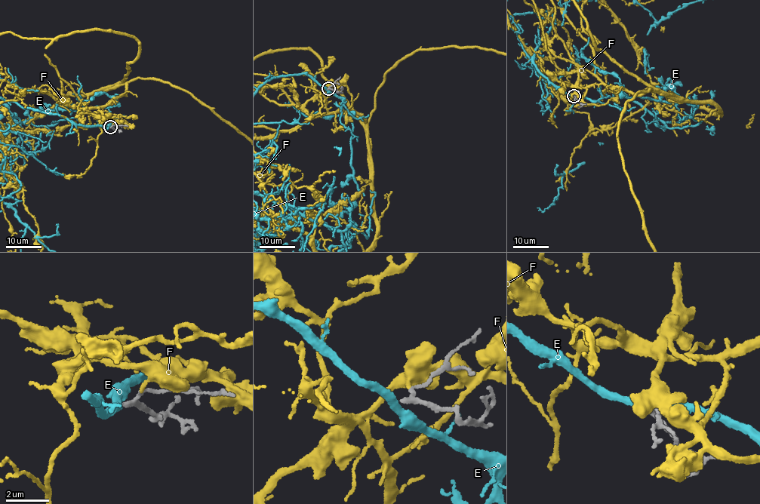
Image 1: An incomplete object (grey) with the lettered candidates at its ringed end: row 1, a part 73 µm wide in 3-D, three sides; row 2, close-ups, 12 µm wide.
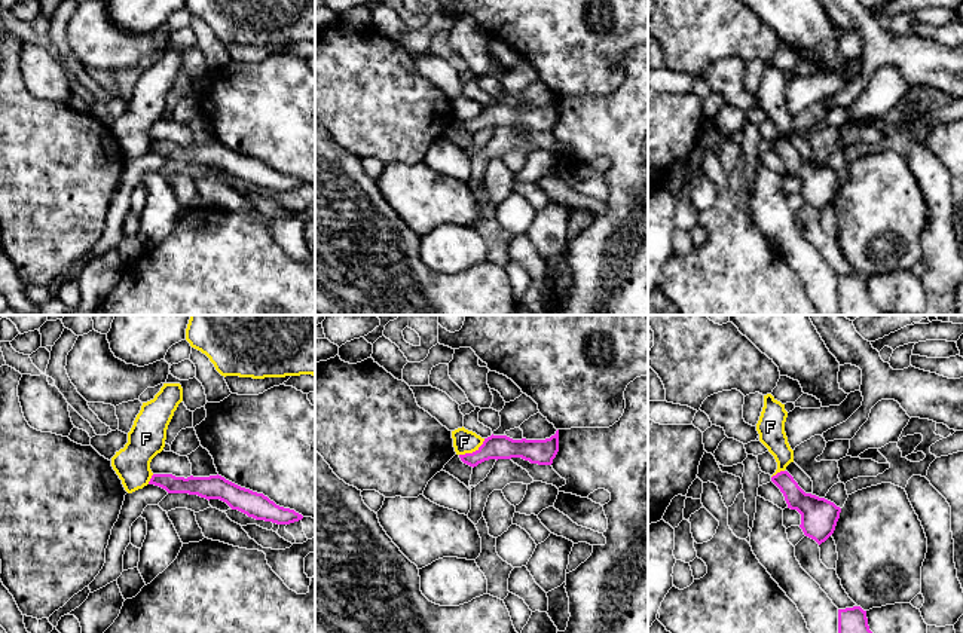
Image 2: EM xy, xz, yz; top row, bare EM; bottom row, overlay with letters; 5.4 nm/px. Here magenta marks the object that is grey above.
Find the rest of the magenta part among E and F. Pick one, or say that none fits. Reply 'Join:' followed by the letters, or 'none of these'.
Join: none of these

